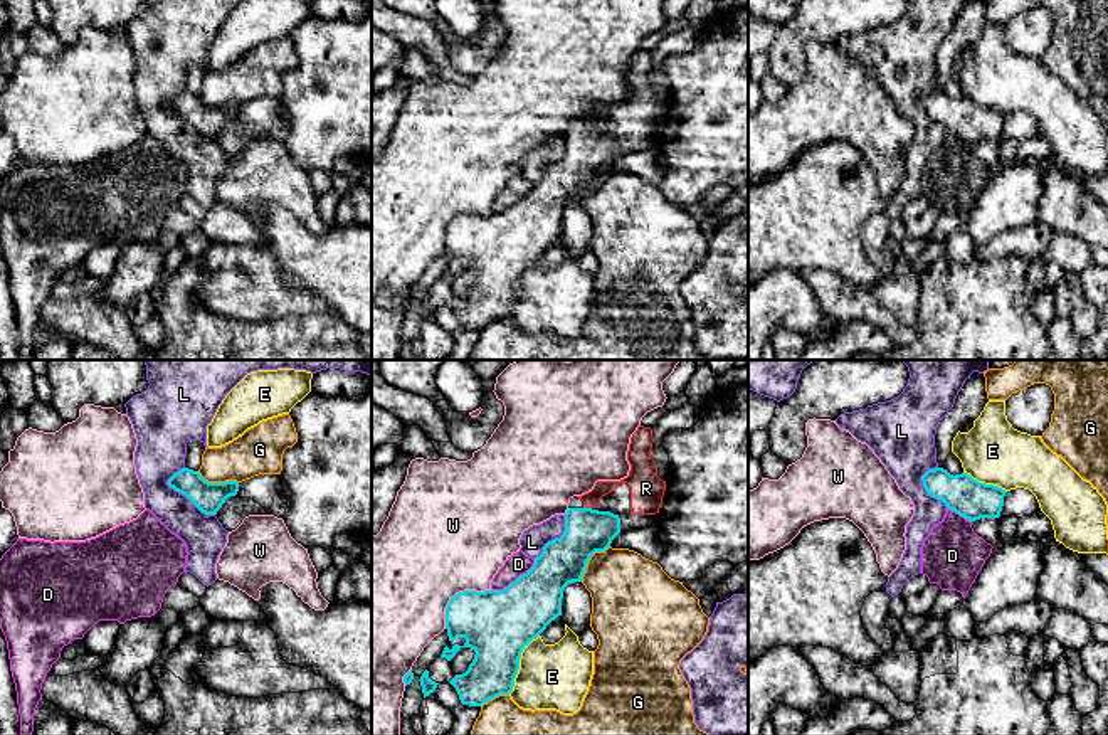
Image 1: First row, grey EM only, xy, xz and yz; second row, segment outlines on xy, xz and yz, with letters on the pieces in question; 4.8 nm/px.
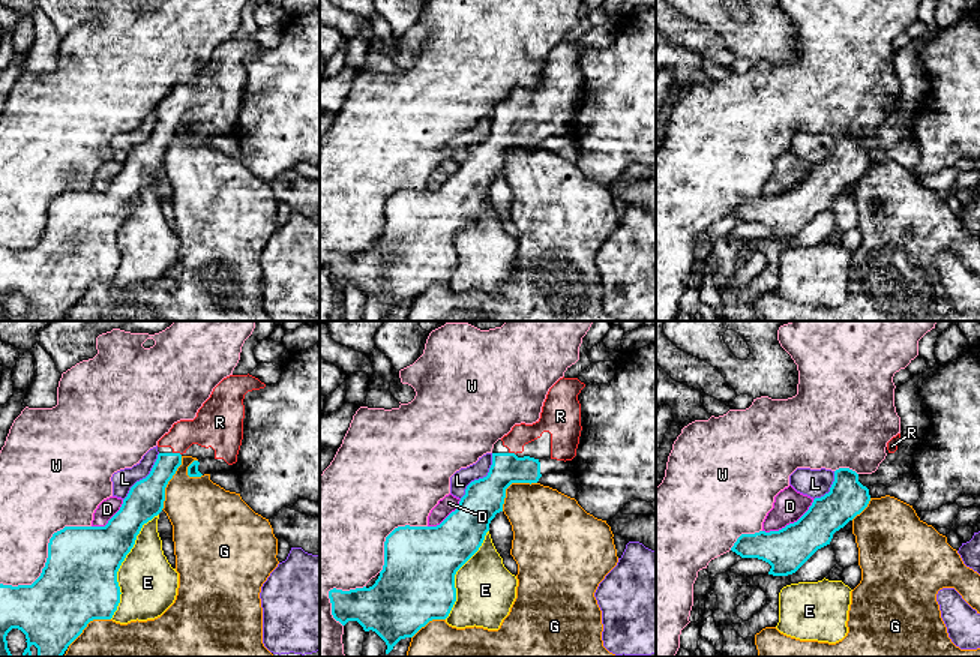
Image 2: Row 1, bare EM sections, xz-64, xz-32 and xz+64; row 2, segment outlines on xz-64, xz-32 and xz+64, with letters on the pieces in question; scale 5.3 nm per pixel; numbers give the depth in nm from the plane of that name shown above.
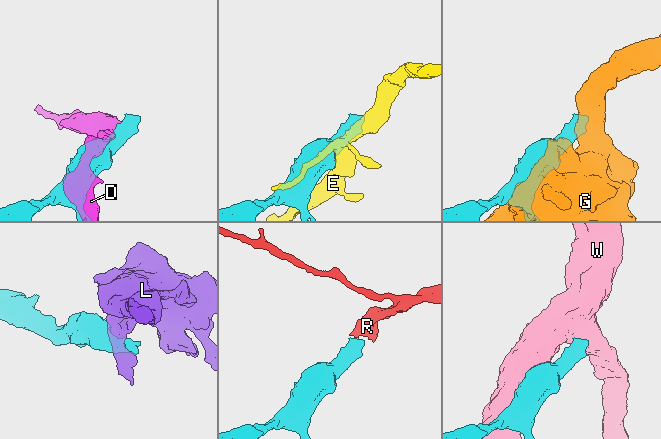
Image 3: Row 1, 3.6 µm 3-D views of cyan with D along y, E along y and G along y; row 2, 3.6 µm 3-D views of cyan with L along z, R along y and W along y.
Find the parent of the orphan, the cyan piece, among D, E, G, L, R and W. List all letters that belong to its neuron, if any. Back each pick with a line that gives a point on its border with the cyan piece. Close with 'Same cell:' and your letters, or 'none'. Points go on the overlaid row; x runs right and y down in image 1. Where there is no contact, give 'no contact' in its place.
R: meets cyan in xz at (587, 508)
Same cell: R

